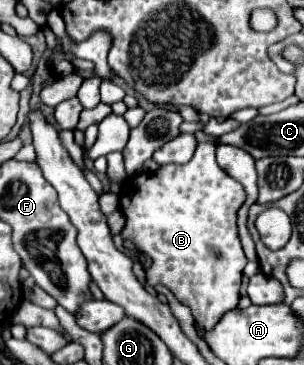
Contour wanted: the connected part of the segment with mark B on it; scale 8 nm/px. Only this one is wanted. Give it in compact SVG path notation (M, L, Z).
M206 141L196 147L196 155L184 165L164 165L154 173L138 173L124 181L120 191L120 209L126 217L122 231L124 239L132 239L142 253L152 257L152 267L146 271L146 283L166 285L176 299L190 307L194 321L204 329L214 329L216 321L240 301L242 269L246 267L246 255L238 237L236 213L244 203L244 187L228 177L216 163L216 143Z

